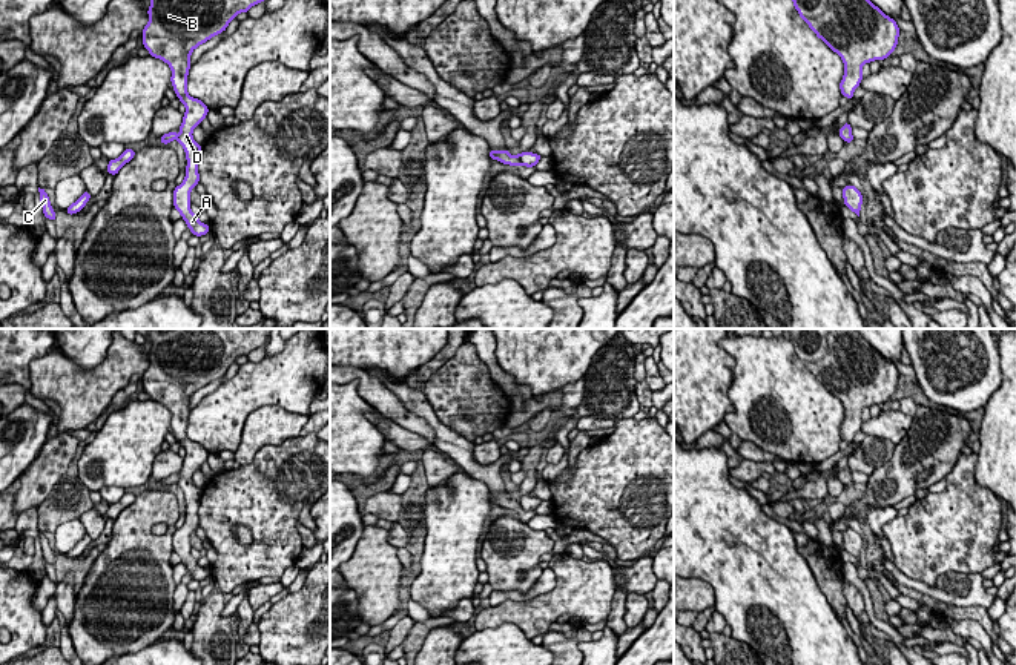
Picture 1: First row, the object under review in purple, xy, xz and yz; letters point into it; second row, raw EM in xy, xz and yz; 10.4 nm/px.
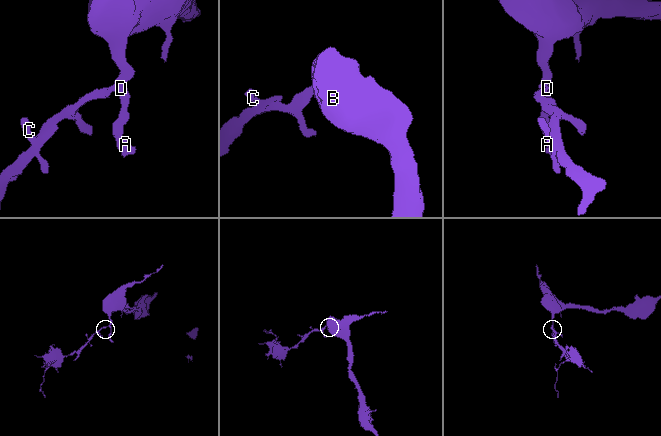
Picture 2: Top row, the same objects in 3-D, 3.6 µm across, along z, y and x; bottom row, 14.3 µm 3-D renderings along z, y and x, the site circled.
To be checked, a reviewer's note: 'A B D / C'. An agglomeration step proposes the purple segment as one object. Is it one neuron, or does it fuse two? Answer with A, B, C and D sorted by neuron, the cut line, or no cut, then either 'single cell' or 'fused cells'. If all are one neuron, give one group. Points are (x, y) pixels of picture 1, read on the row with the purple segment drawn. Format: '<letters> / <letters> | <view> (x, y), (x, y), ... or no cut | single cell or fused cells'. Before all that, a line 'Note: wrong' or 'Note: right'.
Note: right
A B D / C | xz (517, 155), (522, 163) | fused cells

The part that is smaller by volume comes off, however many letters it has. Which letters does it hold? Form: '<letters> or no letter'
C

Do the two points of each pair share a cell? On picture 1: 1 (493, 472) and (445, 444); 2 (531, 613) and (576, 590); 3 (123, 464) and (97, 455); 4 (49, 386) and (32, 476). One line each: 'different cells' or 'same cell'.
1: same cell
2: same cell
3: same cell
4: different cells

